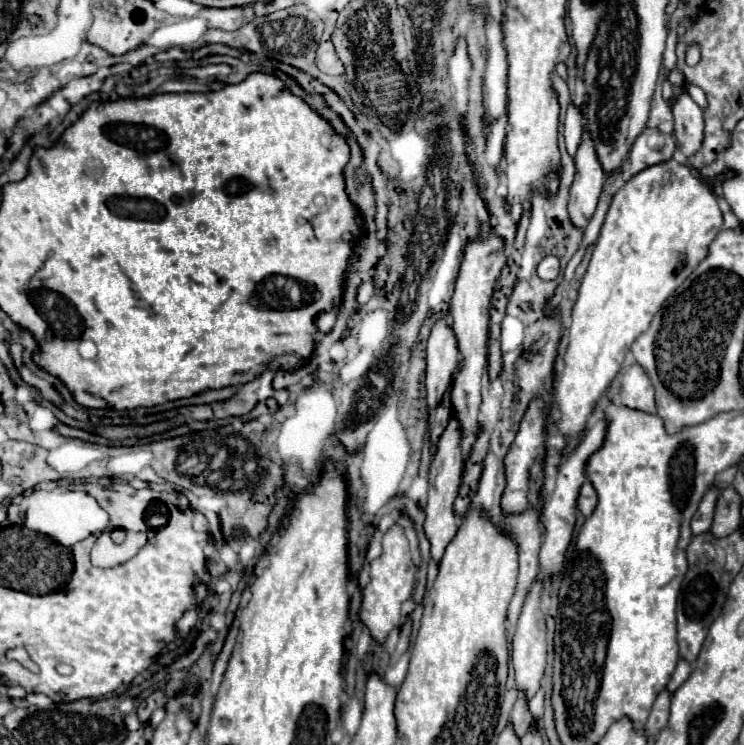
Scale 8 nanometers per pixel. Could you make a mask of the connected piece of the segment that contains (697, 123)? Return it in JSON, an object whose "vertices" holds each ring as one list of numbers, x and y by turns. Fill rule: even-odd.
{"vertices":[[682,91,676,97,672,113,674,113,674,135,678,139,678,145,686,157,692,157,694,153,700,151,704,137,702,109,692,101,692,97,686,91]]}

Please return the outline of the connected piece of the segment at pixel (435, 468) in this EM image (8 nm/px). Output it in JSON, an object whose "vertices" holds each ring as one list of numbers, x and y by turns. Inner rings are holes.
{"vertices":[[450,419,446,431,442,433,440,441,438,441,438,453,432,459,432,467,430,467,430,489,428,489,428,505,426,505,426,521,424,521,424,531,426,537,432,545,432,559,440,561,442,553,446,549,446,545,454,539,458,525,454,519,454,499,458,497,458,487,462,481,462,449,460,449,460,433,456,433,456,421]]}

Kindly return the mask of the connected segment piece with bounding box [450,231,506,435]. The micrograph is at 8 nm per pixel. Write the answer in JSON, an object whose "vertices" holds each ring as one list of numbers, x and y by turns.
{"vertices":[[494,231,490,237,476,237,468,243,466,255,460,267,460,275,456,279,456,291,450,305,450,327,458,341,458,351,462,355,462,365,454,377,452,391,450,391,450,413,460,423,462,435,478,433,478,407,480,407,480,379,486,367,486,343,488,343,488,305,492,299,492,291,496,285,496,277,500,269,506,265,504,255,504,241]]}

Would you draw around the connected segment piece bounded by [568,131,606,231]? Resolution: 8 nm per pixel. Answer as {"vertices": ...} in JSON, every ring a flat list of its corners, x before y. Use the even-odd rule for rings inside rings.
{"vertices":[[584,131,584,141,578,147,574,161,576,161,576,179,570,189,568,213,572,225,584,231,598,207,602,185,606,181,606,175,600,169,600,163,596,161,596,151,592,149,592,141,588,141,588,131]]}

